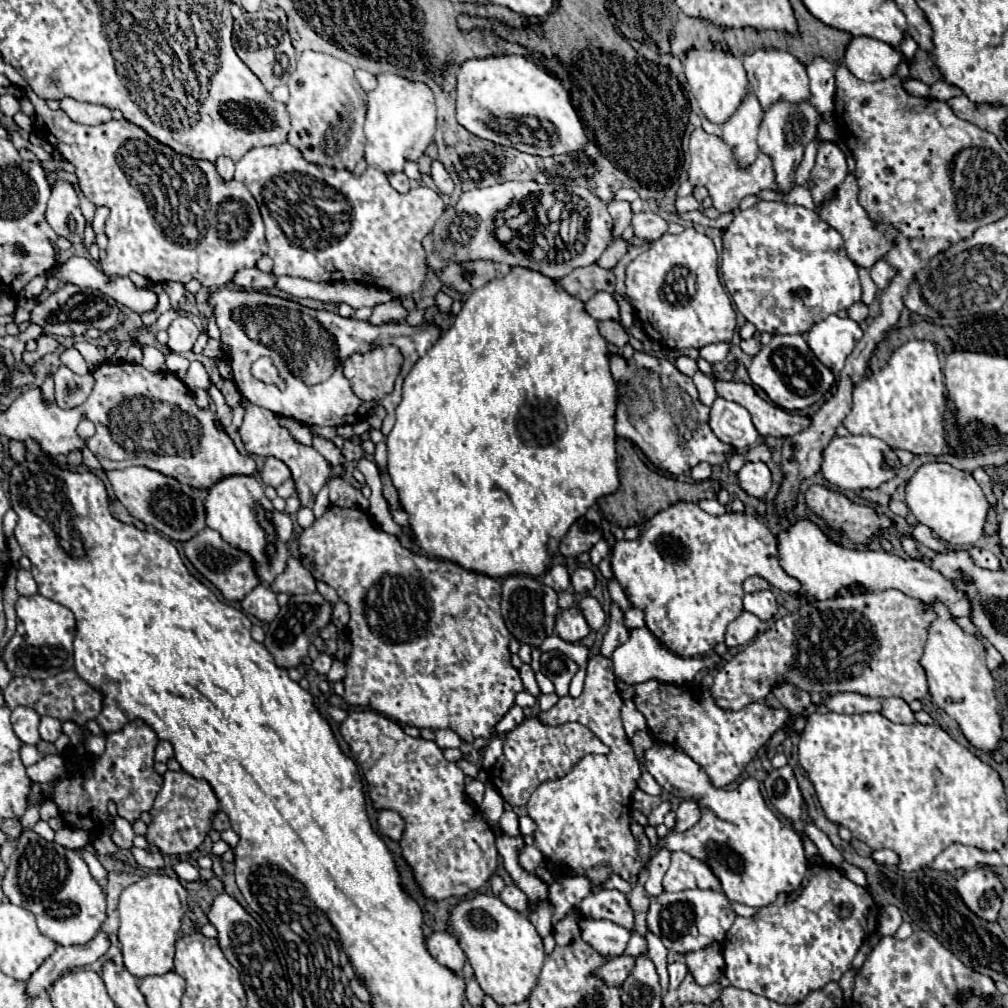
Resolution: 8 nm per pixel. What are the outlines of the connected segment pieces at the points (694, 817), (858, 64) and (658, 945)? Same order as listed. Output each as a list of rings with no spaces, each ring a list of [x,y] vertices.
[[[682,801],[676,809],[676,825],[672,831],[680,833],[694,827],[700,821],[700,807],[696,801]]]
[[[854,37],[842,59],[842,63],[862,81],[880,81],[896,75],[900,61],[902,57],[892,45],[872,37]]]
[[[648,931],[648,953],[650,953],[650,959],[654,961],[656,965],[656,971],[658,971],[660,987],[662,990],[662,999],[668,991],[668,971],[666,971],[666,947],[662,945],[662,941]]]

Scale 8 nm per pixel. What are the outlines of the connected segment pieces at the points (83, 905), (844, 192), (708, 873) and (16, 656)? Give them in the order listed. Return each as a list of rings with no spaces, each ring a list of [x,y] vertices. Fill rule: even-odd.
[[[26,829],[18,837],[18,847],[2,881],[2,891],[10,903],[32,911],[40,933],[58,945],[88,943],[106,919],[106,895],[90,875],[82,853],[46,841],[32,829]]]
[[[848,175],[846,181],[838,187],[838,193],[836,197],[832,199],[832,203],[828,205],[822,205],[820,207],[820,217],[830,225],[834,227],[842,239],[844,239],[844,247],[846,247],[846,253],[848,257],[856,263],[856,265],[862,265],[866,269],[870,269],[878,259],[882,259],[882,255],[892,247],[892,241],[896,237],[896,231],[890,229],[890,227],[884,227],[884,225],[874,225],[866,211],[860,207],[858,203],[858,185],[856,185],[856,177],[854,175]]]
[[[684,851],[672,853],[672,867],[664,875],[664,891],[684,889],[720,889],[720,883],[712,869],[700,859],[690,857]]]
[[[36,593],[30,597],[18,597],[16,615],[18,615],[16,633],[2,653],[6,669],[16,677],[32,677],[32,679],[48,679],[62,671],[70,671],[74,663],[72,641],[76,629],[72,611]]]

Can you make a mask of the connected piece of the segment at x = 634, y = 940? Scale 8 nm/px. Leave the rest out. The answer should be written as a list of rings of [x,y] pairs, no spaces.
[[[632,933],[630,941],[628,941],[628,945],[626,945],[626,953],[622,953],[622,955],[632,955],[632,957],[636,957],[638,953],[644,951],[644,947],[646,947],[646,941],[644,941],[638,933]]]

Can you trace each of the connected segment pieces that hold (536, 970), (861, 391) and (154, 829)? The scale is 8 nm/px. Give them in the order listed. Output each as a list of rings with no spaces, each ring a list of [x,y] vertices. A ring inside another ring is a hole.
[[[478,893],[452,907],[448,927],[466,953],[466,959],[472,965],[474,977],[484,995],[492,997],[500,1007],[522,1003],[530,997],[544,963],[544,947],[542,937],[536,933],[526,913],[506,907],[494,895]]]
[[[908,341],[892,353],[884,369],[868,375],[858,383],[858,387],[854,389],[854,407],[846,415],[844,427],[852,435],[878,437],[892,449],[904,449],[914,455],[940,455],[944,449],[944,413],[944,373],[940,369],[936,347],[930,341]]]
[[[166,771],[162,779],[164,779],[162,789],[156,795],[154,805],[150,809],[152,823],[148,825],[148,831],[144,837],[150,845],[158,847],[160,853],[166,853],[166,855],[192,853],[200,847],[200,843],[206,839],[208,831],[212,829],[214,815],[220,809],[218,797],[214,795],[212,787],[206,781],[194,779],[184,771],[178,771],[178,773]]]

